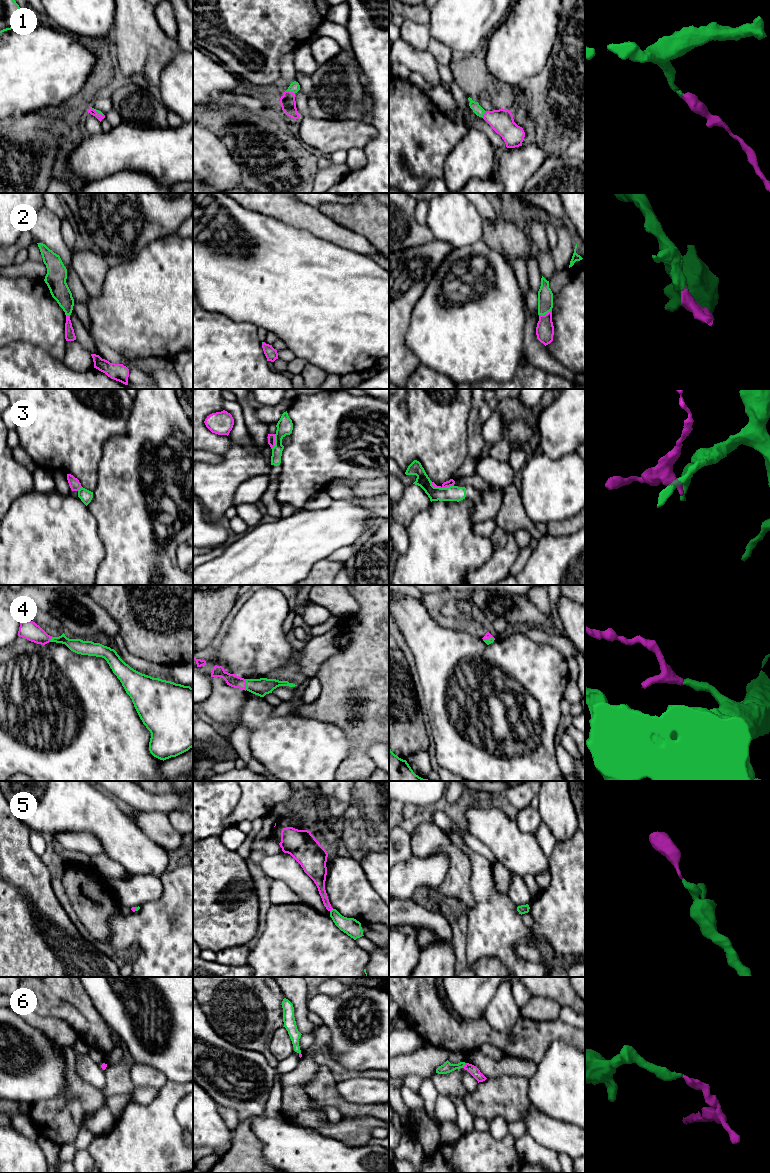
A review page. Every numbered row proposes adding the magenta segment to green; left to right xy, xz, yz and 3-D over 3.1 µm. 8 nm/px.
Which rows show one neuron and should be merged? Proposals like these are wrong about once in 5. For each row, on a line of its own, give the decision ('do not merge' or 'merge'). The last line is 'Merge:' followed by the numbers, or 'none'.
1: merge
2: merge
3: do not merge
4: merge
5: merge
6: merge
Merge: 1, 2, 4, 5, 6

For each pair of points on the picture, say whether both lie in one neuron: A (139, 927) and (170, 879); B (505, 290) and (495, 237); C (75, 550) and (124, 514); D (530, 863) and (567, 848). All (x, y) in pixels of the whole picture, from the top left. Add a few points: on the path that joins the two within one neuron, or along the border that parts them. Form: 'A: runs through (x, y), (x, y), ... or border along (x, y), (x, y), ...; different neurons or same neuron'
A: runs through (151, 915), (170, 896), (170, 891); same neuron
B: border along (481, 239), (496, 250), (509, 264); different neurons
C: border along (89, 512), (96, 521), (103, 557); different neurons
D: border along (548, 859), (550, 873); different neurons

